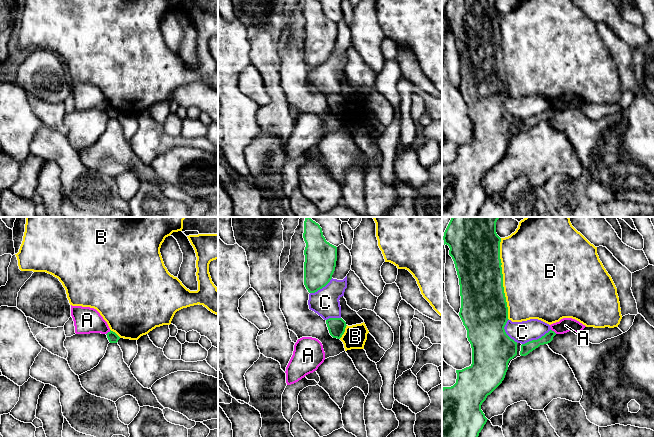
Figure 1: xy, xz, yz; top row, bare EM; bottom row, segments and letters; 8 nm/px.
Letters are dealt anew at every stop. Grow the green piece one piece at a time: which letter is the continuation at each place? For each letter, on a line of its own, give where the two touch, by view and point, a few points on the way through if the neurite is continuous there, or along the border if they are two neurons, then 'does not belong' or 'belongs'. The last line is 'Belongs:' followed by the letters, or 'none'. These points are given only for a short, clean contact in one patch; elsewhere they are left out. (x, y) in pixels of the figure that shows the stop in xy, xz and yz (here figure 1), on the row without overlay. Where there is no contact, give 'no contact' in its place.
A: meets green in xy at (108, 108); border along xy (110, 106), (106, 110); does not belong
B: meets green in yz at (502, 55); does not belong
C: meets green in yz at (537, 115); does not belong
Belongs: none

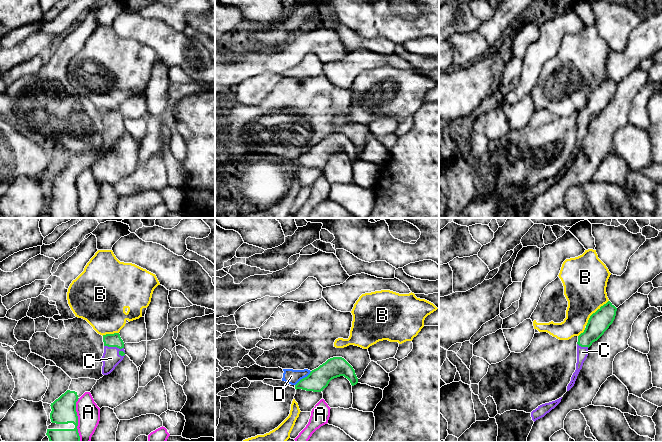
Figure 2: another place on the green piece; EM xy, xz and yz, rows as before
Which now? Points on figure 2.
A: meets green in xy at (77, 196); does not belong
B: meets green in yz at (595, 88); does not belong
C: meets green in xy at (115, 122); runs through xy (111, 116), (115, 122), (111, 134); belongs
D: meets green in xz at (303, 154); border along xz (311, 147), (295, 161); does not belong
Belongs: C

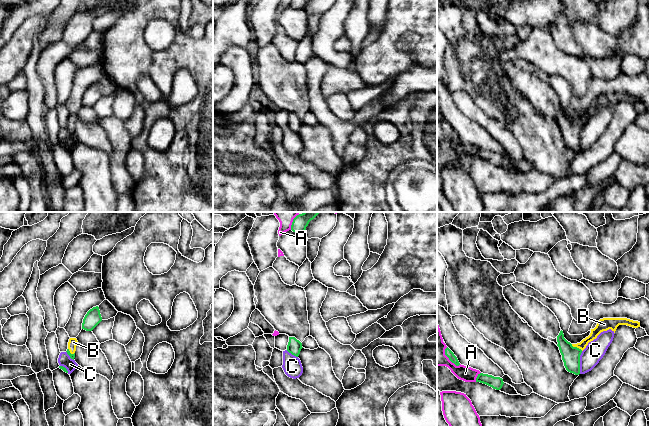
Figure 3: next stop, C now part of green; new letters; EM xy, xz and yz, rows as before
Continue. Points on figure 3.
A: meets green in yz at (477, 153); does not belong
B: meets green in yz at (576, 123); runs through yz (570, 131), (576, 123), (600, 103); belongs
C: meets green in yz at (579, 138); border along yz (582, 127), (579, 149); does not belong
Belongs: B

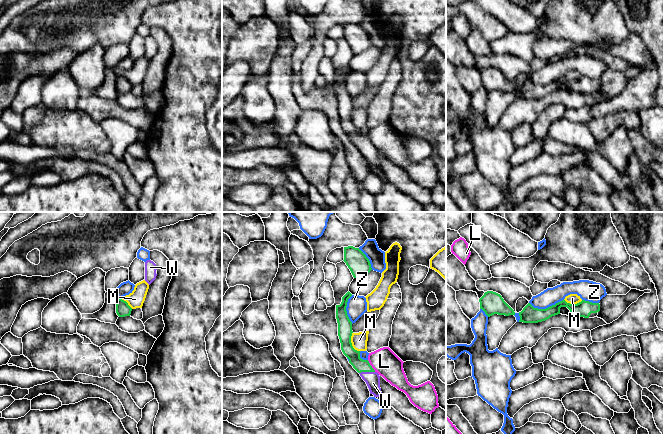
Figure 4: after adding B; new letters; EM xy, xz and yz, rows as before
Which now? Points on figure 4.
L: meets green in xz at (371, 142); does not belong
M: meets green in xz at (351, 119); border along xz (352, 108), (351, 121), (359, 127); does not belong
W: meets green in xz at (366, 147); belongs
Z: meets green in yz at (546, 84); does not belong
Belongs: W

